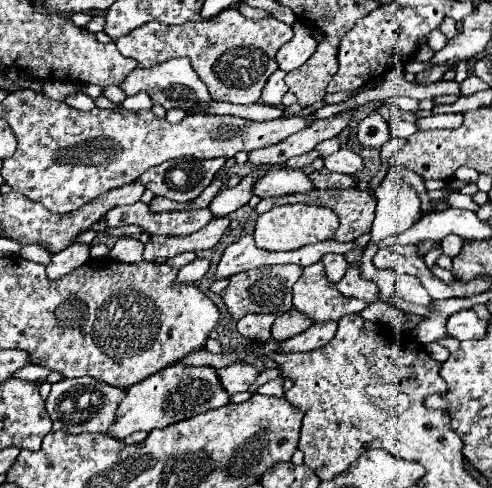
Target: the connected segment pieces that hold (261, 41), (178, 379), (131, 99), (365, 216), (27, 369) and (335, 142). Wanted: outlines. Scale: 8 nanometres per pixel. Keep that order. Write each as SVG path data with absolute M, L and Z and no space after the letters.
M222 10L208 22L184 22L180 26L146 22L130 34L116 40L122 56L134 58L140 68L150 68L170 58L186 56L192 60L192 68L200 80L208 86L212 100L224 100L232 104L254 104L260 100L262 88L268 76L278 70L276 52L280 46L292 40L292 26L276 20L248 20L238 10Z
M172 364L160 370L158 374L154 374L152 378L146 378L144 382L138 382L136 386L130 386L126 390L124 400L116 408L116 422L108 428L106 434L116 440L124 440L132 432L138 432L138 430L152 432L156 428L166 428L170 424L192 418L196 414L226 406L228 400L230 396L220 386L216 368Z
M140 92L140 94L134 94L134 96L126 96L126 100L120 104L124 110L148 110L152 108L152 98L146 94L146 92Z
M352 186L352 188L330 188L330 190L308 190L304 194L286 194L286 196L274 196L274 198L266 198L260 200L256 206L258 214L268 212L272 206L282 206L282 204L316 204L316 206L328 206L338 214L340 226L336 230L336 234L332 236L336 242L352 242L362 234L370 232L372 220L374 220L374 210L376 210L376 196L362 188L362 186Z
M30 364L30 366L24 366L24 368L20 368L20 370L18 370L18 374L16 374L16 378L22 378L22 380L30 380L30 382L34 382L34 380L46 378L48 374L50 374L50 368L44 368L44 366L34 366L34 364Z
M334 137L319 143L315 149L320 152L321 157L329 156L340 149L340 142L338 138Z

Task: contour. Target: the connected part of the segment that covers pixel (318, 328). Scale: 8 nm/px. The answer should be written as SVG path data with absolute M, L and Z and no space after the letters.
M314 322L306 332L280 342L280 350L306 352L306 350L322 348L324 344L328 344L334 338L336 330L338 330L338 322Z

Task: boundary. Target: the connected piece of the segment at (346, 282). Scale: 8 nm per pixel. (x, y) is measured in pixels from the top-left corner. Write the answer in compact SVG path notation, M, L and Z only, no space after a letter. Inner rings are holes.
M350 264L346 276L336 284L336 288L340 290L340 294L348 296L348 298L362 298L366 302L376 302L376 294L378 294L378 286L370 280L364 280L358 272L360 264Z

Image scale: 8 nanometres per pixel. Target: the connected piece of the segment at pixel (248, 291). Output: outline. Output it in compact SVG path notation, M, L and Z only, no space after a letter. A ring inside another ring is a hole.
M296 264L264 266L264 268L240 272L230 276L230 284L222 292L222 300L234 322L238 322L246 314L284 314L292 310L292 286L300 276L302 276L302 268Z

